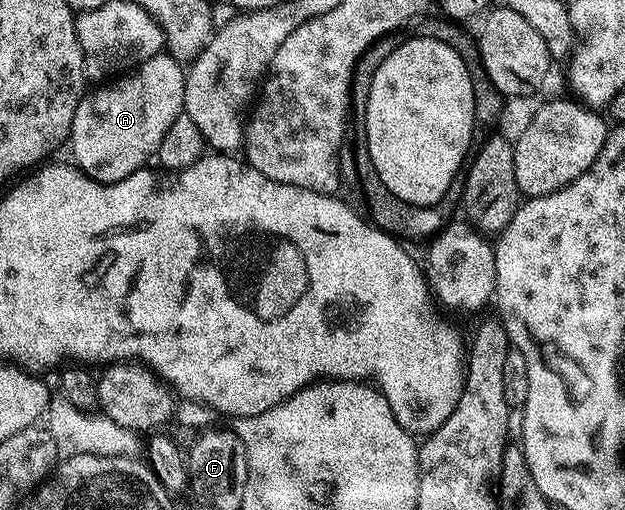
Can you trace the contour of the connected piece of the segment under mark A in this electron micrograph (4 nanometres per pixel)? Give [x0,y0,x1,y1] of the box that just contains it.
[68,52,185,183]

